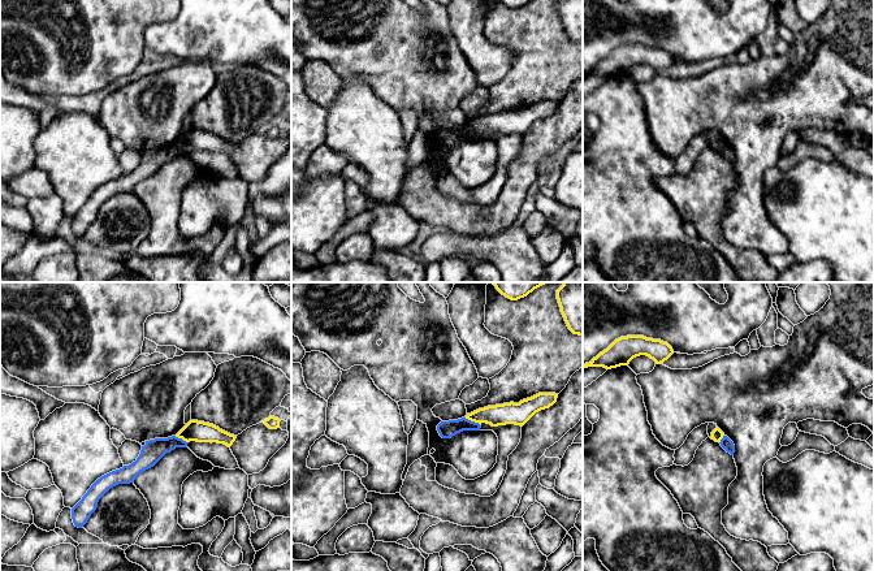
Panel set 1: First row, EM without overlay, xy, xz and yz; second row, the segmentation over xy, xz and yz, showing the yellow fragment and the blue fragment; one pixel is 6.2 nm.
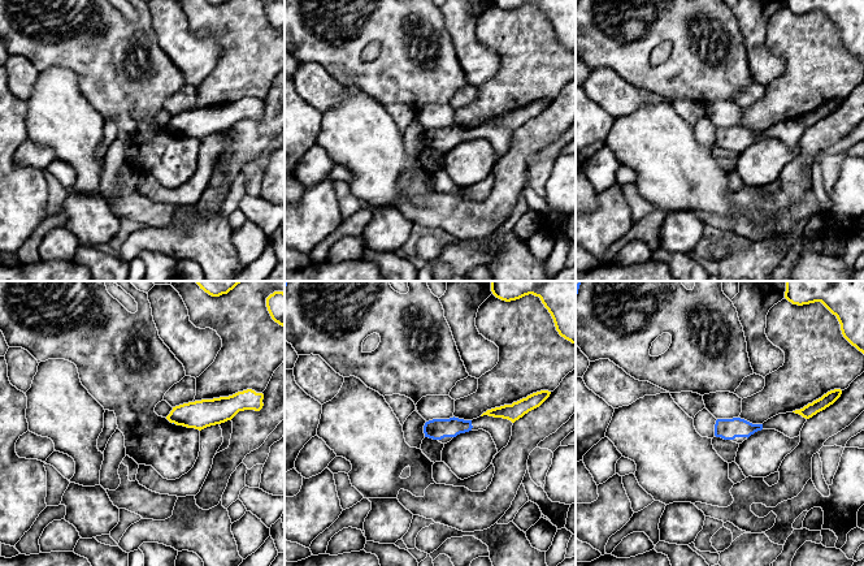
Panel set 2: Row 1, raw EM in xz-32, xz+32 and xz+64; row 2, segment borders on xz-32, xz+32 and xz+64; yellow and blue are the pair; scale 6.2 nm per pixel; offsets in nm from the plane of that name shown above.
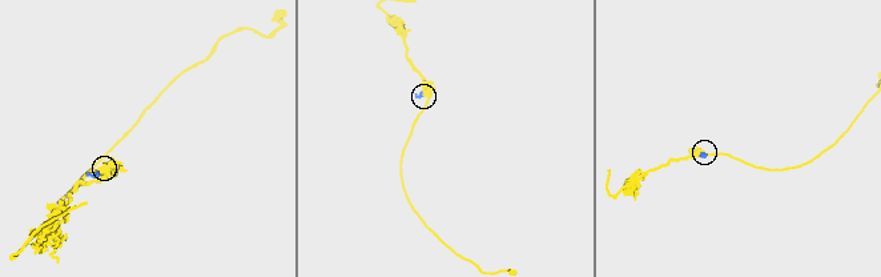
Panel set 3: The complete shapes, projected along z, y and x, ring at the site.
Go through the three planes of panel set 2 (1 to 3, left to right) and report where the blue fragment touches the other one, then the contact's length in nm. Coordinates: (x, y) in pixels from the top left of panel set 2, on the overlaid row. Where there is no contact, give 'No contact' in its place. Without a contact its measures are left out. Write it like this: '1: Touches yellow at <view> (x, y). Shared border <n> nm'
1: No contact
2: No contact
3: No contact

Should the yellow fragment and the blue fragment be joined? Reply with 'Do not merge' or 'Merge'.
Do not merge

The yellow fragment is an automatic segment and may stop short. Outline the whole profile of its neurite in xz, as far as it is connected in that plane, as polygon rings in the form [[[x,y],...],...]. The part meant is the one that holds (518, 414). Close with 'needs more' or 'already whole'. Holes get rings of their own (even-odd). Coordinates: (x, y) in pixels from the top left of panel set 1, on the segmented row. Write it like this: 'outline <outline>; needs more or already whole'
outline [[[538,393],[519,403],[503,403],[479,408],[466,415],[466,419],[475,423],[486,423],[492,427],[515,424],[523,427],[536,412],[549,408],[557,402],[555,393]]]; already whole

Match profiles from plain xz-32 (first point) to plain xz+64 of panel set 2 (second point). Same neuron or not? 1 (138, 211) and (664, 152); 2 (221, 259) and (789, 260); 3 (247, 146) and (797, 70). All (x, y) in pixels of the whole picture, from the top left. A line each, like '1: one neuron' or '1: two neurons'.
1: two neurons
2: two neurons
3: two neurons

